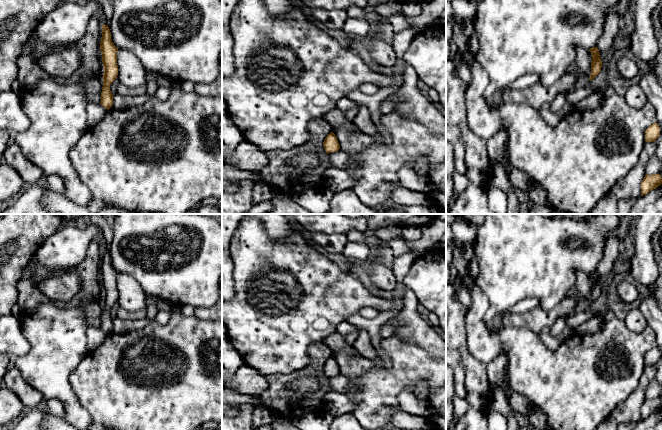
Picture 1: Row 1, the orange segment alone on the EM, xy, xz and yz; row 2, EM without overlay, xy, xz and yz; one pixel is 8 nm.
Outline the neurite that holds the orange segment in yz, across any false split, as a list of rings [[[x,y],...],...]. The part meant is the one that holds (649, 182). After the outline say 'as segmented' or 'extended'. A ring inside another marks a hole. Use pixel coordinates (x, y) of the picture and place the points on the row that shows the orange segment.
[[[646,174],[641,182],[641,196],[646,195],[651,190],[657,188],[662,184],[662,178],[660,174]]] | as segmented

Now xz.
[[[333,132],[327,135],[323,142],[323,146],[327,154],[331,152],[336,152],[340,149],[338,140]]] | as segmented

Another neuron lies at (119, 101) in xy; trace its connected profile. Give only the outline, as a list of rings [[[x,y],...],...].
[[[116,93],[113,95],[113,109],[127,109],[130,107],[137,107],[140,105],[144,105],[147,100],[149,100],[151,97],[143,94],[142,96],[123,96],[119,93]]]

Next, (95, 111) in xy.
[[[88,103],[86,106],[87,125],[89,128],[98,124],[105,116],[107,109],[100,103]]]

